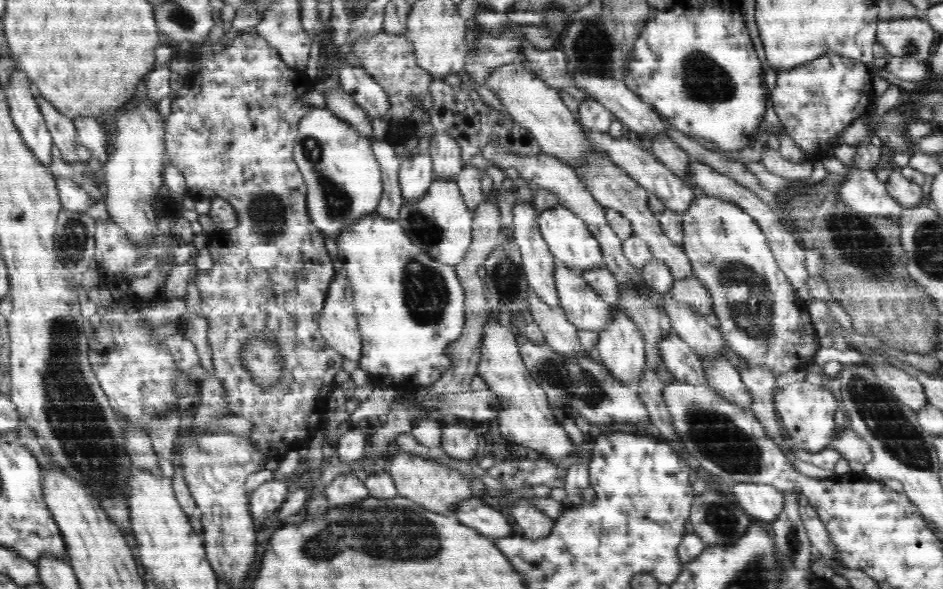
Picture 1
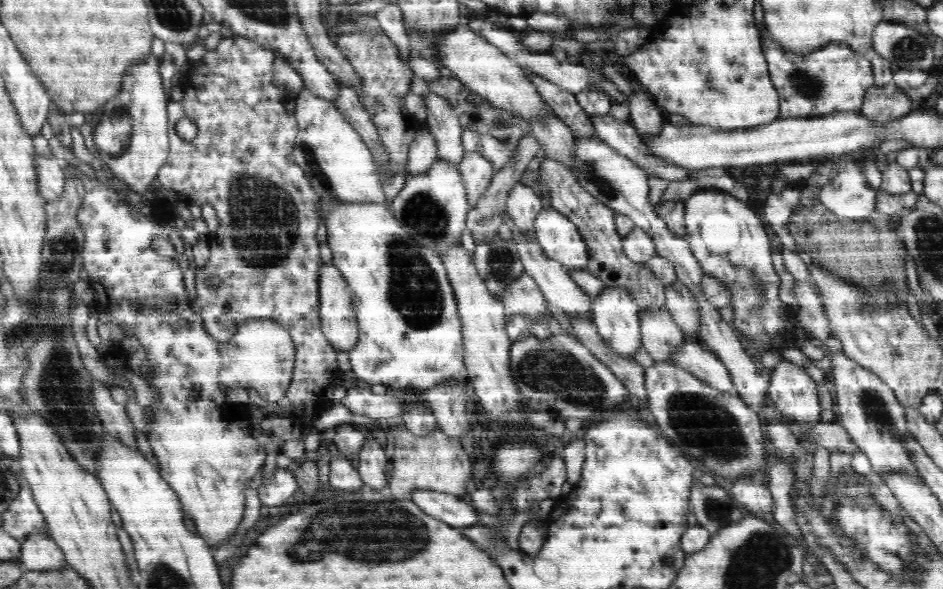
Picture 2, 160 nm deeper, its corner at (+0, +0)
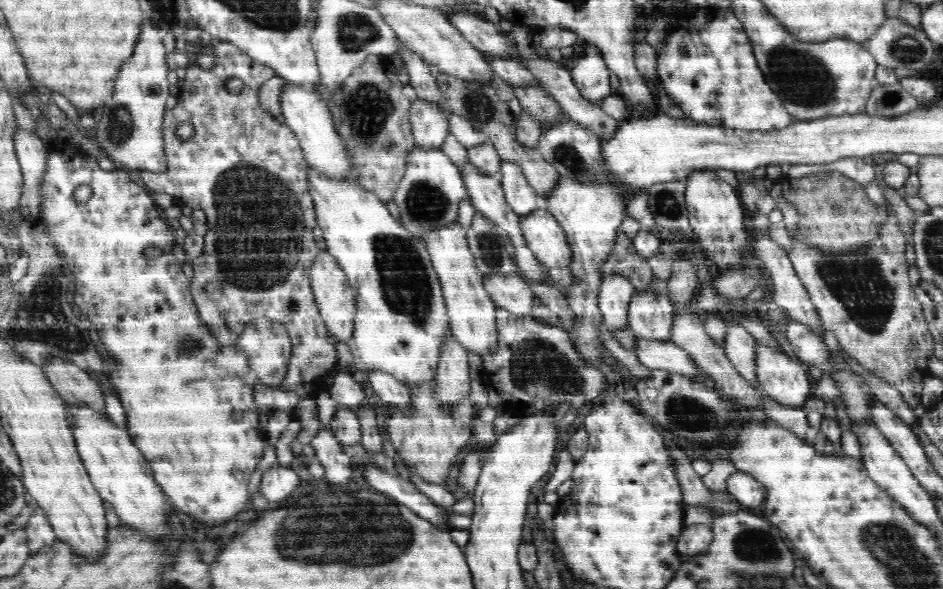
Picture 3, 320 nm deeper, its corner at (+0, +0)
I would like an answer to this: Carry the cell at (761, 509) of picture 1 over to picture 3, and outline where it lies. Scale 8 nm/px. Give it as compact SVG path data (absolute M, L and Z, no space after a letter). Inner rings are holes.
M736 471L728 477L726 492L733 500L749 508L760 506L767 498L764 485L742 471Z

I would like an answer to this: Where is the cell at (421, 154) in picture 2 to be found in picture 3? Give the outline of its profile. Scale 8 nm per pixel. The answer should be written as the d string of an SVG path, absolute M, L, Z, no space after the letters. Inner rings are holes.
M416 99L411 101L411 132L419 148L440 148L449 134L447 114L440 105Z

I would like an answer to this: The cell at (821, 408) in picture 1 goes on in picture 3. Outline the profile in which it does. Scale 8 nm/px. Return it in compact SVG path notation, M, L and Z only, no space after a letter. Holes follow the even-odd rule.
M756 343L755 363L760 388L780 405L801 409L813 396L808 369L785 352Z

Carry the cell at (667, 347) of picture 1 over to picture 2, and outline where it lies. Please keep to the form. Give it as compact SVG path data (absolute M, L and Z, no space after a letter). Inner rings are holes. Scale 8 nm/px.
M665 305L646 307L639 313L639 319L642 344L655 362L669 362L673 348L686 343L689 339L674 322Z

